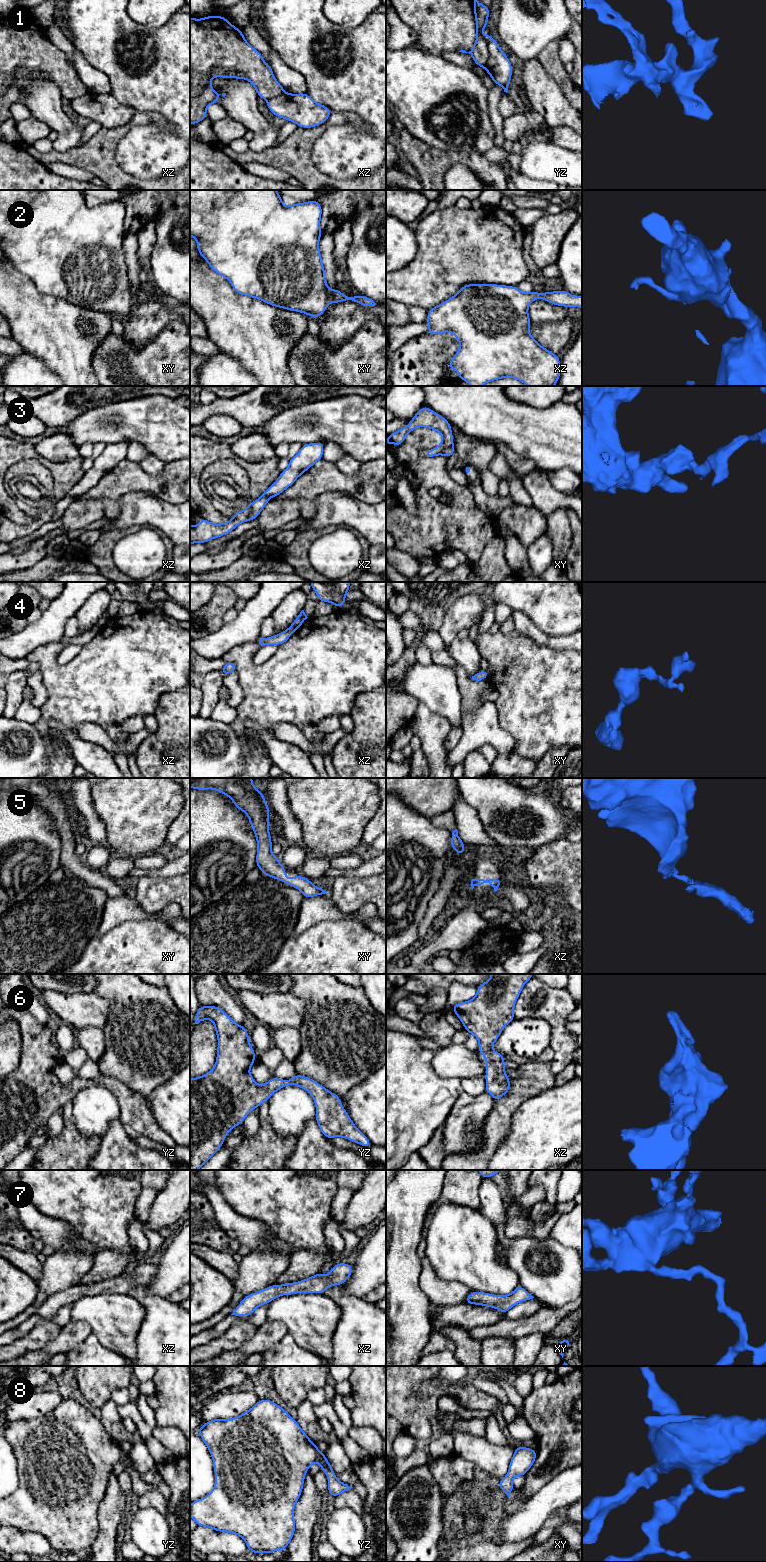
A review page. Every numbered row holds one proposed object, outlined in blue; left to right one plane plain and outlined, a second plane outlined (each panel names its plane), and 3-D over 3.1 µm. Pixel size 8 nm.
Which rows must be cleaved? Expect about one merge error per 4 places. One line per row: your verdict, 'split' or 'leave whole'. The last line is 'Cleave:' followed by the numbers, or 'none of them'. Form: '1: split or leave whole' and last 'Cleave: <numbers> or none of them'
1: split
2: leave whole
3: split
4: leave whole
5: leave whole
6: leave whole
7: leave whole
8: leave whole
Cleave: 1, 3

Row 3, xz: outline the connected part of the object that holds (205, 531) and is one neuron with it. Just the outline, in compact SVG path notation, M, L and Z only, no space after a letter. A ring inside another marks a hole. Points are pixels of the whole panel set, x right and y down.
M252 503L244 509L243 512L237 510L234 516L227 522L221 524L213 524L208 520L201 518L197 526L190 524L190 544L207 543L209 540L219 538L230 533L239 524L249 521Z

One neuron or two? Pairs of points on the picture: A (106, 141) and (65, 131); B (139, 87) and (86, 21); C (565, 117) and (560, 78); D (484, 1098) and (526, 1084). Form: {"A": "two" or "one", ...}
{"A": "two", "B": "one", "C": "two", "D": "two"}

